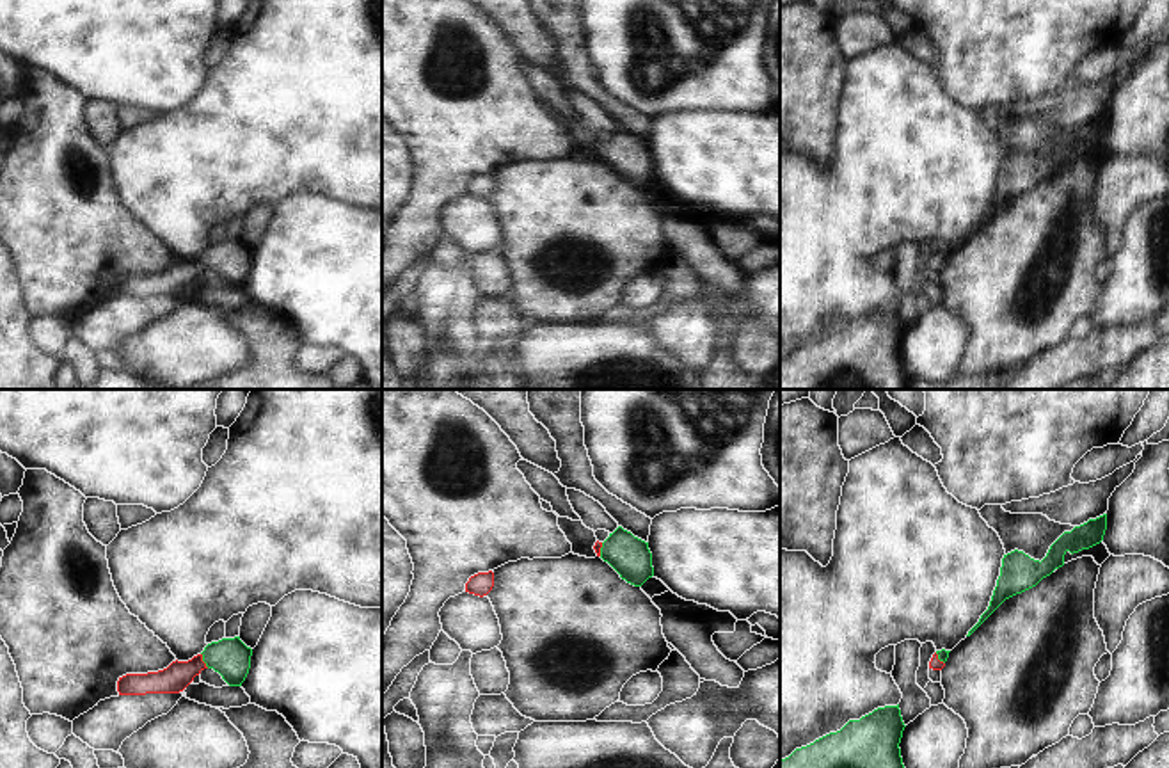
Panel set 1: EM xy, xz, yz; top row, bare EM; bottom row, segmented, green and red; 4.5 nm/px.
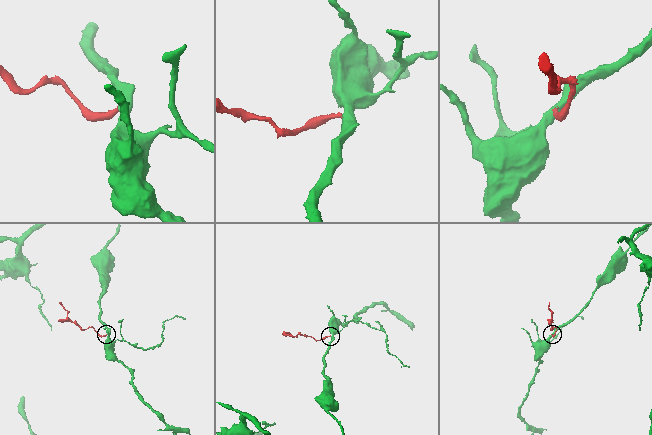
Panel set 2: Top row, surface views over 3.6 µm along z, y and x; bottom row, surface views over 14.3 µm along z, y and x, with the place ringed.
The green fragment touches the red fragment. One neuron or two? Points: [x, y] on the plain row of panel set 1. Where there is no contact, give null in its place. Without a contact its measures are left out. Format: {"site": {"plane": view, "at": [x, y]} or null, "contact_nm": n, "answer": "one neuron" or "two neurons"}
{"site": {"plane": "xy", "at": [203, 262]}, "contact_nm": 80, "answer": "one neuron"}

